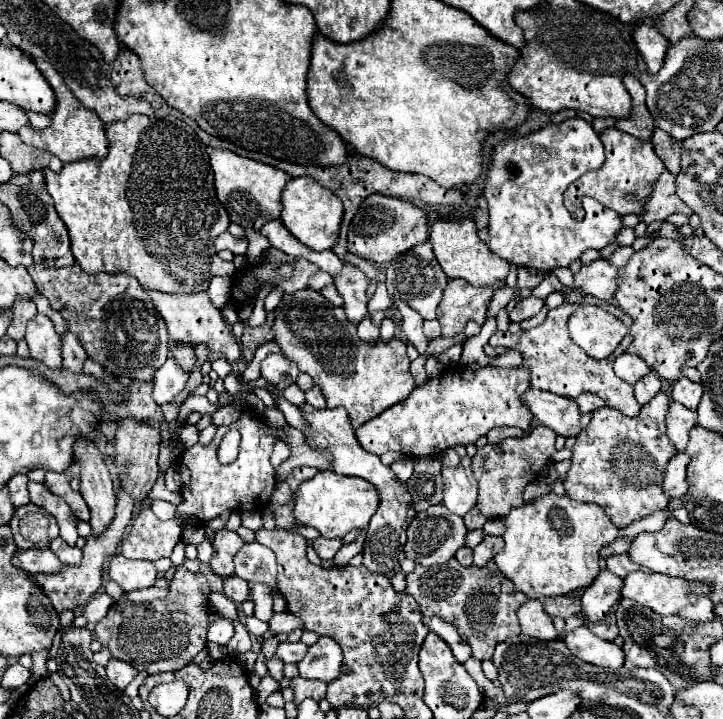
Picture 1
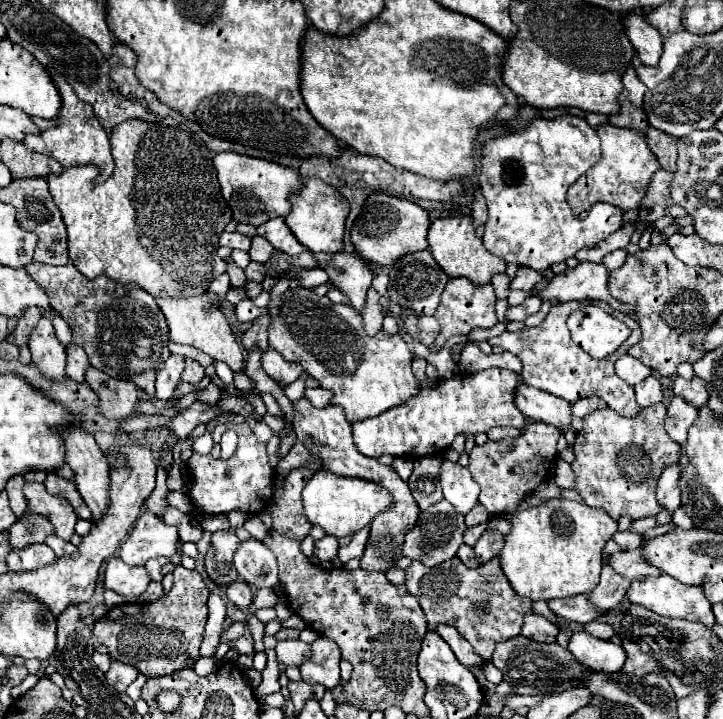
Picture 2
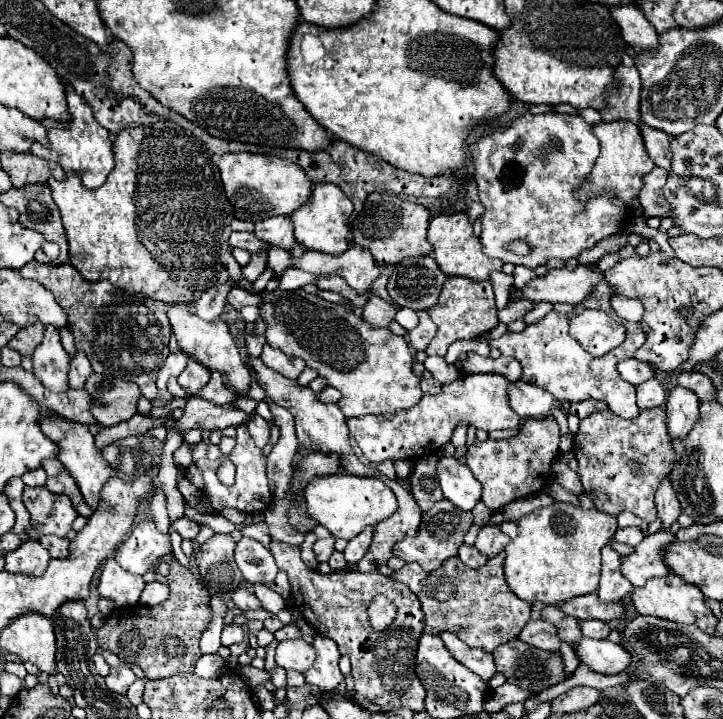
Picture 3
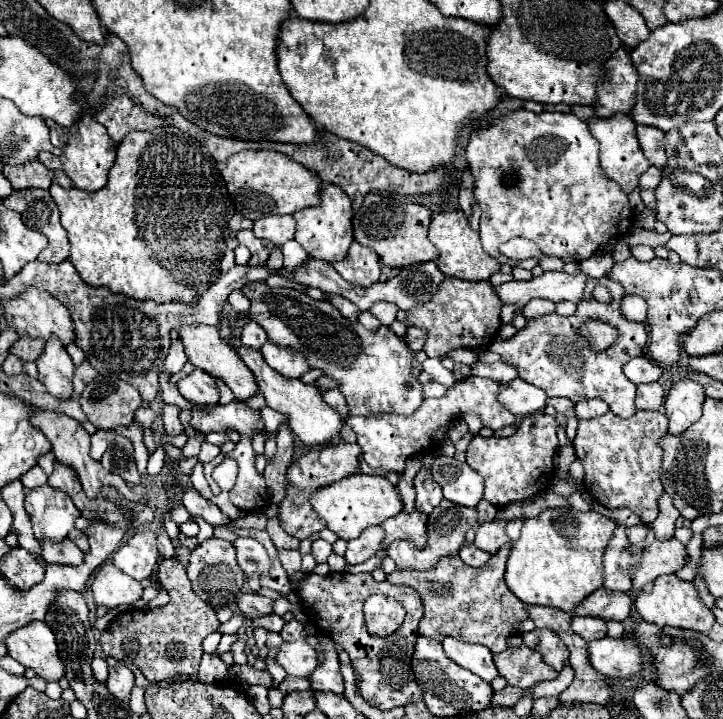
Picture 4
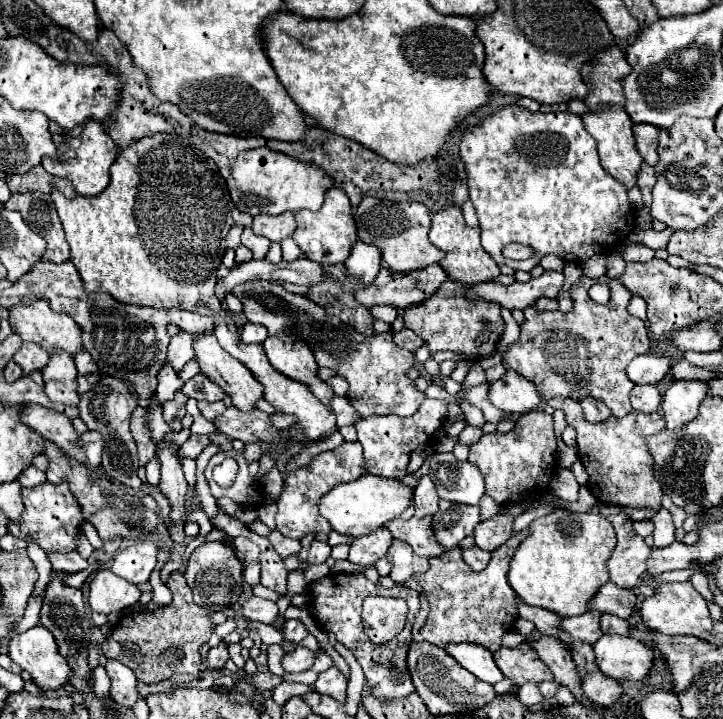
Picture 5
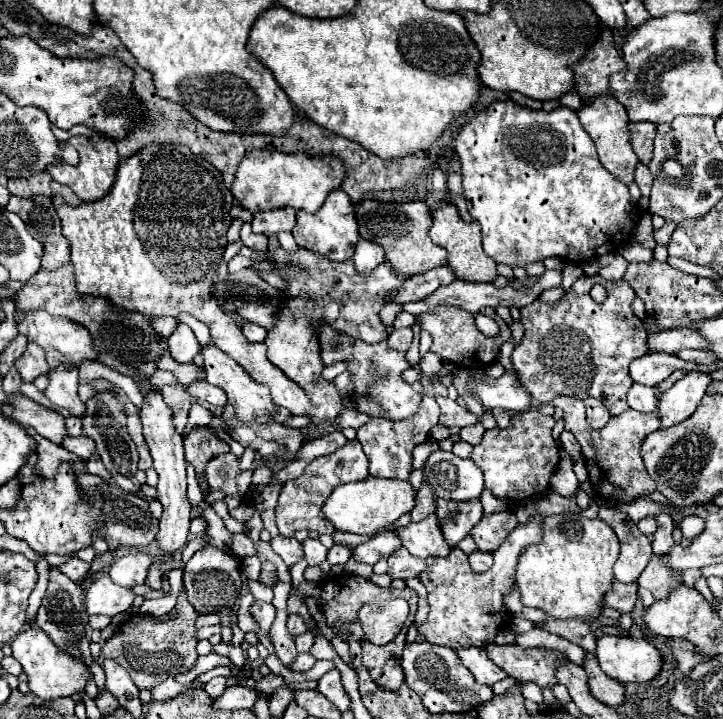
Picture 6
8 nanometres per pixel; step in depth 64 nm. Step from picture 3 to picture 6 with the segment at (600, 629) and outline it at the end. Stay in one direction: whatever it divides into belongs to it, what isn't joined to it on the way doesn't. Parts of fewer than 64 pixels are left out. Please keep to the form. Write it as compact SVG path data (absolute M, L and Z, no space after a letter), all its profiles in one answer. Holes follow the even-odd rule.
M548 616L544 622L536 622L534 626L578 644L586 652L596 652L596 636L590 632L590 624L582 620L556 620Z

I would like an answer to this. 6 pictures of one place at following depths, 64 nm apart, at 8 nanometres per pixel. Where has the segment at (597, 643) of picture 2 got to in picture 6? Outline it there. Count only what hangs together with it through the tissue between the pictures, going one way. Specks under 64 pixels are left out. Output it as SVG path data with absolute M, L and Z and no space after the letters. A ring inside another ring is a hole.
M602 636L598 640L596 658L600 668L622 684L650 682L664 664L658 648L642 638Z

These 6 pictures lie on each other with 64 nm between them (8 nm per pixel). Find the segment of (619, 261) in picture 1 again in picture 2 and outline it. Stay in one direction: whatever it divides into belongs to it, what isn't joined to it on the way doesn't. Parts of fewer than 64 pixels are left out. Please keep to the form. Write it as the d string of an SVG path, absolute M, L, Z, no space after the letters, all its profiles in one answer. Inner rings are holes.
M614 250L614 252L610 252L608 256L604 256L602 264L604 264L608 270L614 270L614 268L622 266L624 260L626 260L626 250Z

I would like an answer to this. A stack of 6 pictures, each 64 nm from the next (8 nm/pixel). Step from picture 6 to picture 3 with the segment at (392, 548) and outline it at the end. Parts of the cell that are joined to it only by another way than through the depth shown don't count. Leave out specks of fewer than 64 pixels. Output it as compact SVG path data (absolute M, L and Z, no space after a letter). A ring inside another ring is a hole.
M364 528L358 536L354 536L348 542L348 546L344 550L344 558L348 564L354 564L354 562L364 558L364 554L368 552L368 548L372 544L372 536L374 536L374 528Z

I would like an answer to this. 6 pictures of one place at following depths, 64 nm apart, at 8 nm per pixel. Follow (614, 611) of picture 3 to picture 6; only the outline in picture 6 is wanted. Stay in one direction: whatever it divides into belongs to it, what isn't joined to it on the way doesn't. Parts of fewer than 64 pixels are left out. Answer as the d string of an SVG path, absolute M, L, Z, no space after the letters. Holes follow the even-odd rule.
M616 582L614 588L606 594L604 606L616 608L620 614L632 612L632 608L636 604L636 592L638 592L638 584L620 584L620 582Z

